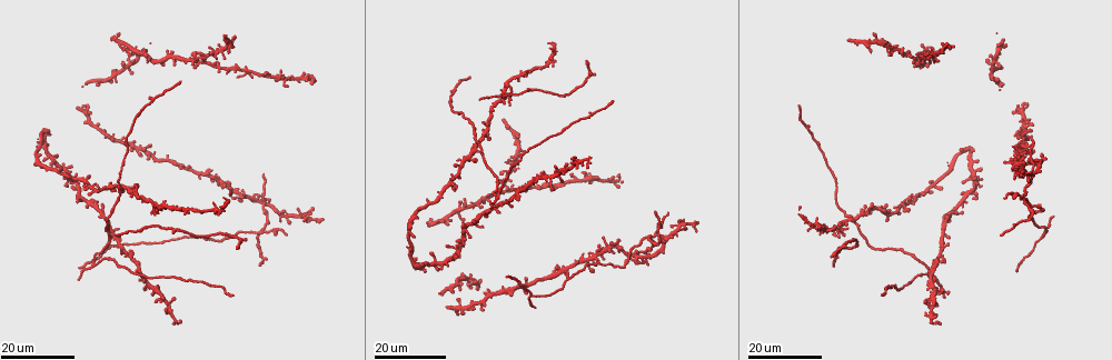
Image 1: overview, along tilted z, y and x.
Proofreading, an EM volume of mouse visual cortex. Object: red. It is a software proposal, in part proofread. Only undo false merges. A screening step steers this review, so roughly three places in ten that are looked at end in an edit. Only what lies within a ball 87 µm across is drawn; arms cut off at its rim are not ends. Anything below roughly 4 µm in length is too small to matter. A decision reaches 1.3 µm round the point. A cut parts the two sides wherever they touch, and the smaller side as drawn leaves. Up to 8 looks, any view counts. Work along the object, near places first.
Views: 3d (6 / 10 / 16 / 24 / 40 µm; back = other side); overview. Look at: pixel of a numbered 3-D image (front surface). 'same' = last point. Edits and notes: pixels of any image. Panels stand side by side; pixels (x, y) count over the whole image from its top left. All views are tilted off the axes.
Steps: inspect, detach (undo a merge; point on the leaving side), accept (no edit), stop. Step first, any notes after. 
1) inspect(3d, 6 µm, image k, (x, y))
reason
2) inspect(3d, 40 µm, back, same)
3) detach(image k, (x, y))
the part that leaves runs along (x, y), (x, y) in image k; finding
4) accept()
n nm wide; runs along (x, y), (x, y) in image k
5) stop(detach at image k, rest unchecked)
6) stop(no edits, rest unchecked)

inspect(3d, 24 µm, image 1, (936, 283))
three-way junction

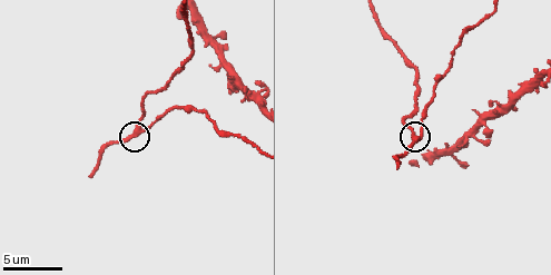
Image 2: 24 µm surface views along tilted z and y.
inspect(3d, 10 µm, image 2, (416, 140))

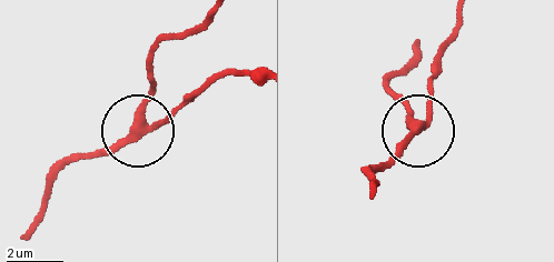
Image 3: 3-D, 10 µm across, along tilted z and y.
accept()
runs along (214, 11), (155, 51), (135, 131), (76, 158) in image 3; one cell here

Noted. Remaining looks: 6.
inspect(3d, 24 µm, image 1, (135, 193))

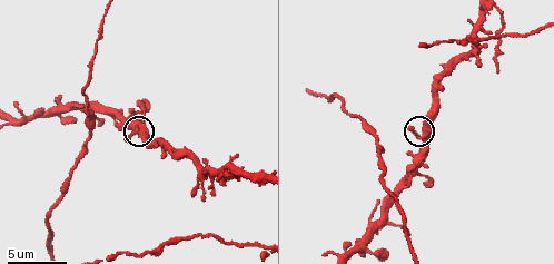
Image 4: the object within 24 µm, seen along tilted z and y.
inspect(3d, 10 µm, image 4, (137, 129))

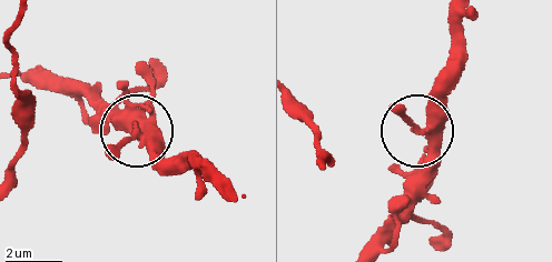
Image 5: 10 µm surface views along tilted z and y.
accept()
side arm 50 µm; runs along (364, 247), (402, 209), (426, 157), (420, 124), (439, 78) in image 5; one cell here

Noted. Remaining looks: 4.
inspect(3d, 24 µm, image 1, (530, 296))
three arms meet

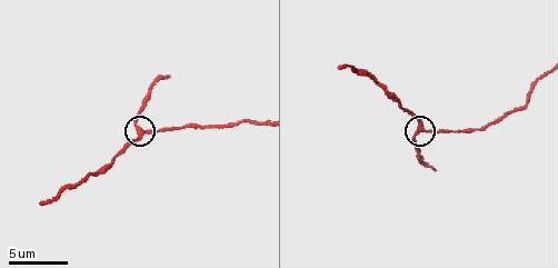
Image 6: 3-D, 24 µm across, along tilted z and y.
inspect(3d, 10 µm, image 6, (137, 130))

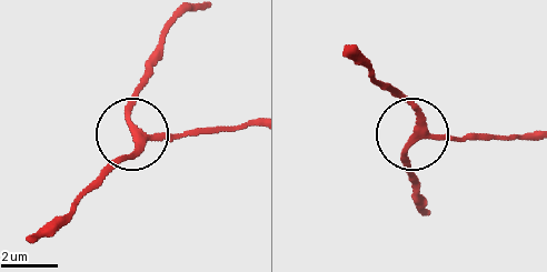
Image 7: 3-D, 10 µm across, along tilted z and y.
accept()
3 arms; one cell here

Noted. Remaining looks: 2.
inspect(3d, 10 µm, image 4, (233, 178))

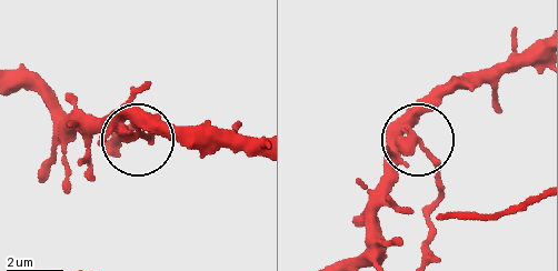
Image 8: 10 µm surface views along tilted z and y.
inspect(3d, 6 µm, image 8, (141, 134))

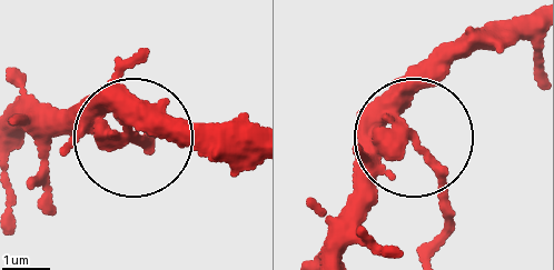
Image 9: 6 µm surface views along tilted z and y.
detach(image 9, (445, 210))
side arm 7 µm; the part that leaves runs along (422, 151), (447, 226), (436, 251) in image 9; a second cell is stuck on

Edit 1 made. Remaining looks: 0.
stop(detach at image 9, rest unchecked)

